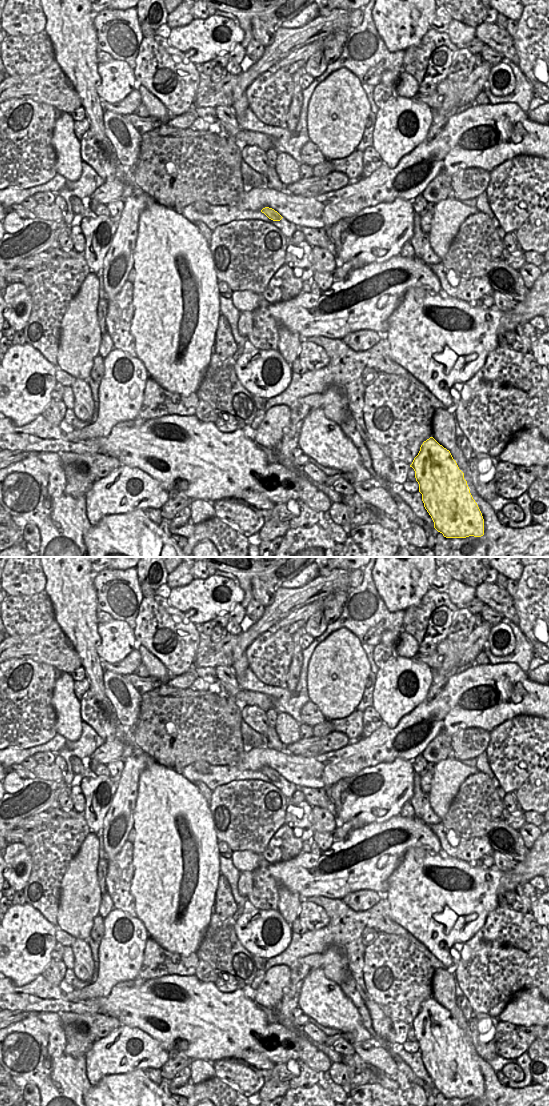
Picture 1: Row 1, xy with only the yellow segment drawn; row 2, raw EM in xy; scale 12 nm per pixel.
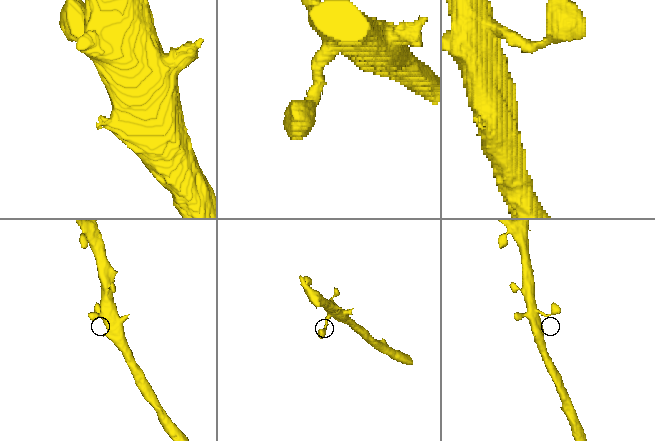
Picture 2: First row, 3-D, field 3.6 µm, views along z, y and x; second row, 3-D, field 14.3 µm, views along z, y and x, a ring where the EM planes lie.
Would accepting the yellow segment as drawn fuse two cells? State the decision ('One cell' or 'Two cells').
One cell

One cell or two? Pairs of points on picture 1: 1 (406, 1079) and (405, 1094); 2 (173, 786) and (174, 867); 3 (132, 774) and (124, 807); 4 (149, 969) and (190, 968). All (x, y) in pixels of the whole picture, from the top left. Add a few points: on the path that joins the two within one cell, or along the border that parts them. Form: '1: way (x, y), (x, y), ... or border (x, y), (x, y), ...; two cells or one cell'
1: way (405, 1083), (405, 1090); one cell
2: way (172, 806), (173, 847); one cell
3: way (128, 782), (124, 799); one cell
4: way (159, 971), (165, 968), (180, 968); one cell

